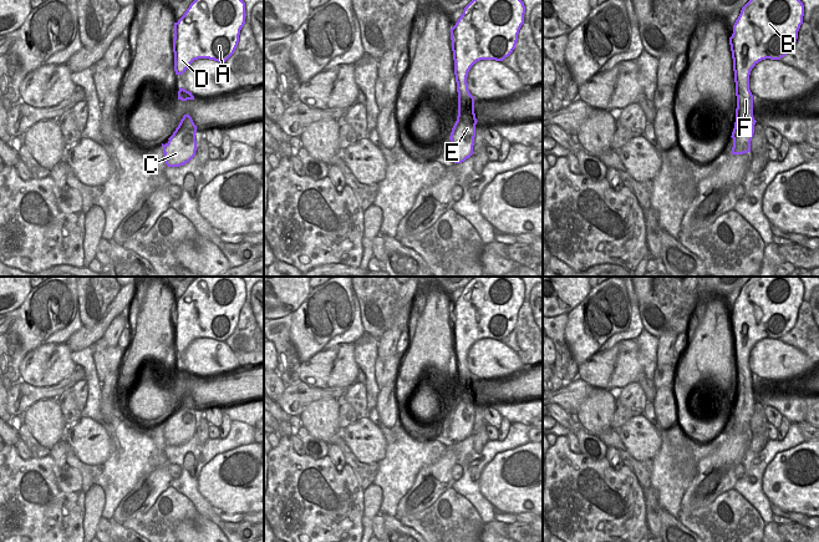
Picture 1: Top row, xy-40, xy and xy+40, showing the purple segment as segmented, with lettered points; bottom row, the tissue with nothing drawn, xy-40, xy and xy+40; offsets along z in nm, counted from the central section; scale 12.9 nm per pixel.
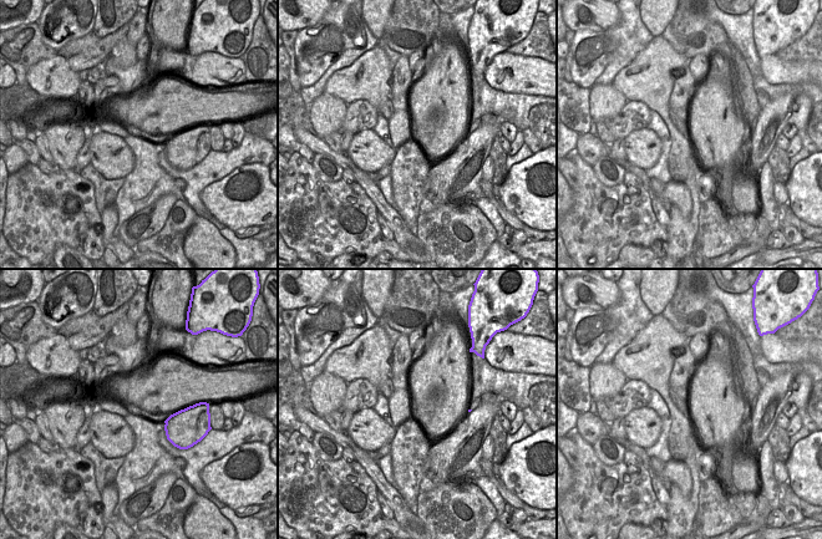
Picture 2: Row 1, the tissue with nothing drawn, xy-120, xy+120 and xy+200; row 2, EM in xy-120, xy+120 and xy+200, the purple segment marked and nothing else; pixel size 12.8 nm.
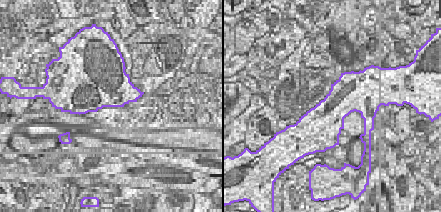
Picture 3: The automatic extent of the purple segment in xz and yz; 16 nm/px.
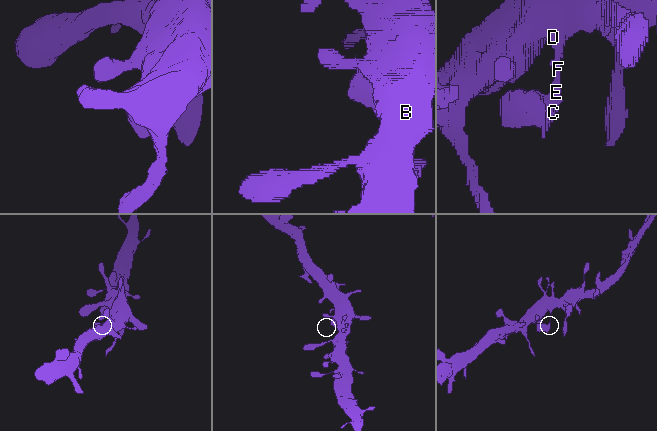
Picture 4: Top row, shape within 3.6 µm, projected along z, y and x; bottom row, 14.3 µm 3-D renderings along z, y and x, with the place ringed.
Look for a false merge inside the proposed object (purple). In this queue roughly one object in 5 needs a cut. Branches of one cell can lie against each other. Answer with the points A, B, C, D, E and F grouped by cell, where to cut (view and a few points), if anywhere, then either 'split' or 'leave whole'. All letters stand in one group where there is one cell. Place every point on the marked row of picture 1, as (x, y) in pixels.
groups A B C D E F; cut none; leave whole

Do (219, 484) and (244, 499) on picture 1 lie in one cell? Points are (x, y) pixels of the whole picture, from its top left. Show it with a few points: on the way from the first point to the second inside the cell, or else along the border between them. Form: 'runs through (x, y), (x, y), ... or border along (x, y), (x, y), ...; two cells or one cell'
runs through (225, 485), (238, 492); one cell

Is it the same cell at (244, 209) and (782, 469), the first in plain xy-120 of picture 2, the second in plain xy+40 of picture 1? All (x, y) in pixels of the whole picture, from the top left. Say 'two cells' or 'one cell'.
one cell

